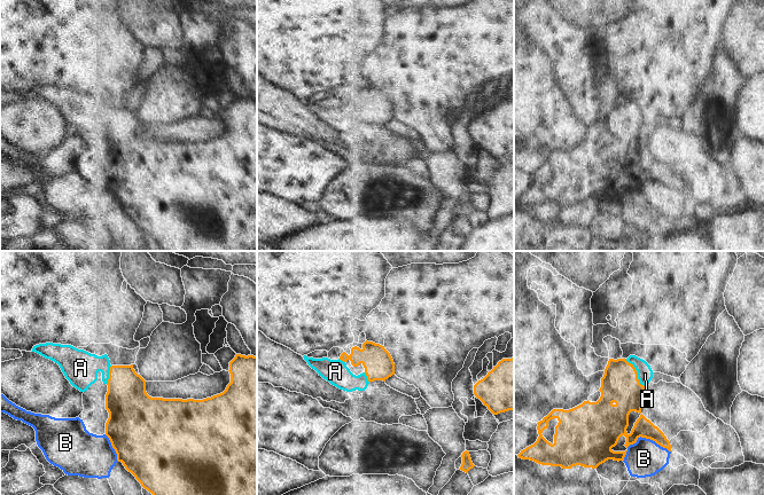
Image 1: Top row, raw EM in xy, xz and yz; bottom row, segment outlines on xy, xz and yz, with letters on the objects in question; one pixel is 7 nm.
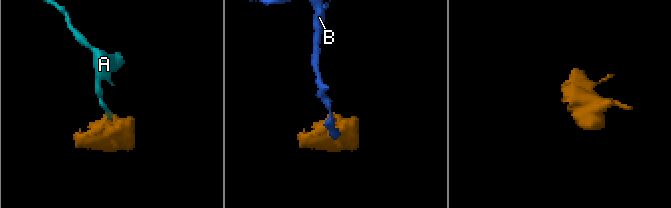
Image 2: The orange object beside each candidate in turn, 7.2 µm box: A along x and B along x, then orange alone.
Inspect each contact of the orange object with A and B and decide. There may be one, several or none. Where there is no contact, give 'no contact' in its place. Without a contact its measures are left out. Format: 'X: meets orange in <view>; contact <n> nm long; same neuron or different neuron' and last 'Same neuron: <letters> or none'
A: meets orange in yz; contact 240 nm long; same neuron
B: meets orange in yz; contact 320 nm long; different neuron
Same neuron: A

